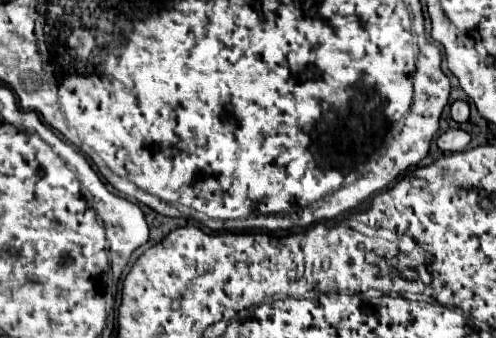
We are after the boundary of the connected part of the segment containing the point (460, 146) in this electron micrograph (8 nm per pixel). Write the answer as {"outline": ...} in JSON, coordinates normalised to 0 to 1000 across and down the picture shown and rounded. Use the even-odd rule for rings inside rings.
{"outline":[[[903,385],[895,396],[883,402],[879,432],[891,450],[931,450],[948,420],[948,396],[940,396],[935,385]]]}

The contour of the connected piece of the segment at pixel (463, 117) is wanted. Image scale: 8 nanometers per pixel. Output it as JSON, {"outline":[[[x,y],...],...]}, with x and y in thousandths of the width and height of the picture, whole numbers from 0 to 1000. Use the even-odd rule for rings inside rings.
{"outline":[[[931,296],[915,302],[915,308],[907,314],[907,343],[911,343],[915,361],[940,361],[944,343],[948,343],[948,320],[944,320],[944,308],[931,302]]]}

